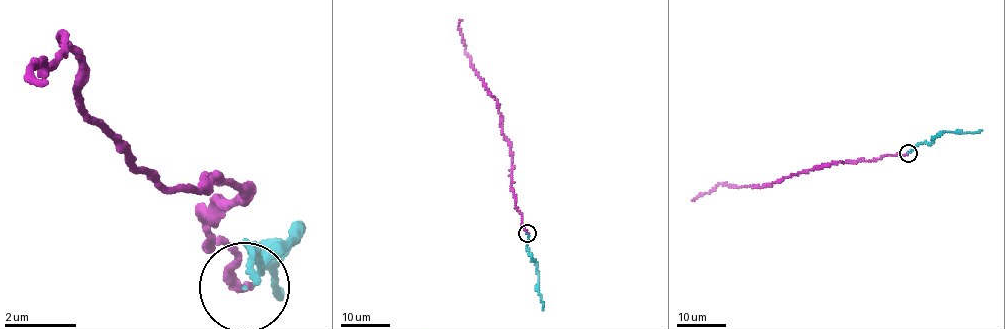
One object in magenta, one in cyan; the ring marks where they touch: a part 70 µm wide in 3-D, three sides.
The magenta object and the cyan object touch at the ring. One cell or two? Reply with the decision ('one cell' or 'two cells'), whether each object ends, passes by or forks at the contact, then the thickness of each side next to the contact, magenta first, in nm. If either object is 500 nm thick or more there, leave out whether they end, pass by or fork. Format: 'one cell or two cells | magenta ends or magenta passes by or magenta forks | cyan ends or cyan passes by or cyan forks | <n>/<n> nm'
one cell | magenta ends | cyan ends | 180/100 nm

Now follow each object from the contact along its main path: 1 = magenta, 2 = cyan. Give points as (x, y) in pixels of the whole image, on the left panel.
1: (246, 286), (200, 224), (256, 183), (169, 192), (85, 115), (69, 31), (50, 85)
2: (246, 286), (244, 243), (262, 267), (302, 229), (265, 266), (274, 298), (281, 295)

